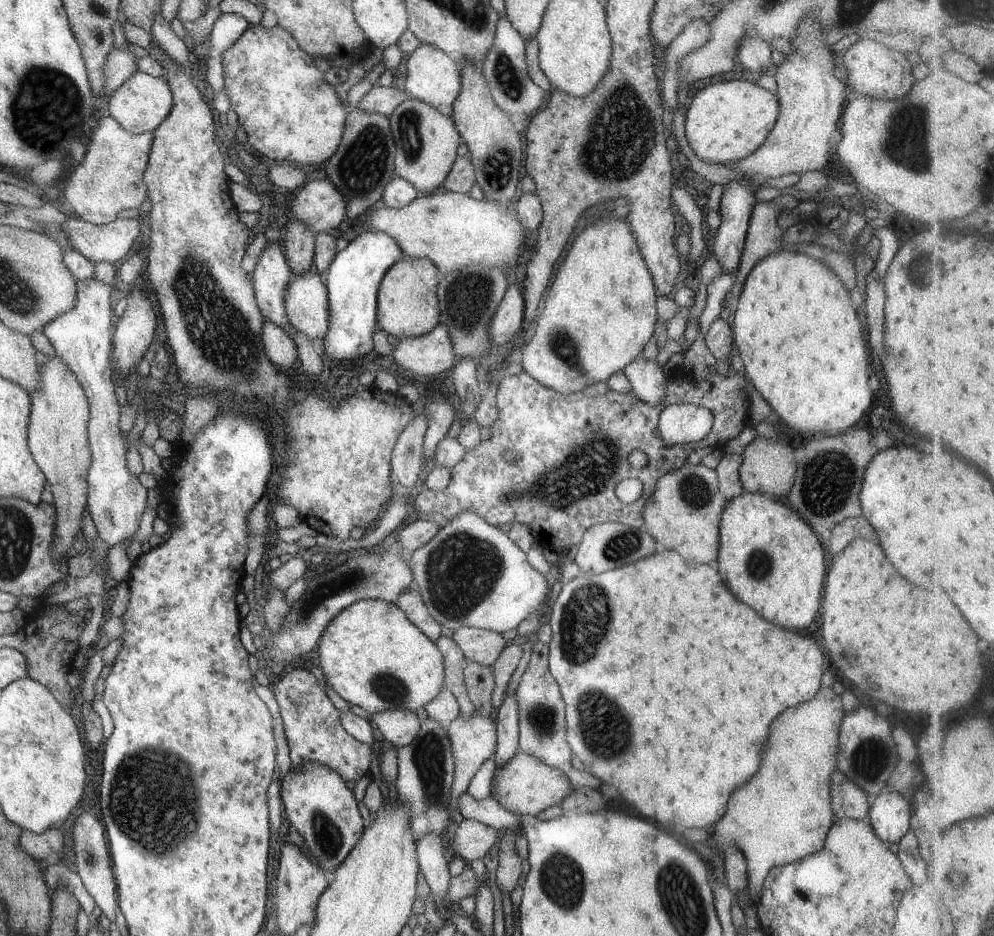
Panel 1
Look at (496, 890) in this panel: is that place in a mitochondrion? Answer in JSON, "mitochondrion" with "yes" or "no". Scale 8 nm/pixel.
{"mitochondrion":"no"}

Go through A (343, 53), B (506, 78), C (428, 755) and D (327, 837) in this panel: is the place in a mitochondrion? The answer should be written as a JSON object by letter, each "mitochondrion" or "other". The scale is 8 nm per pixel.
{"A":"other","B":"mitochondrion","C":"mitochondrion","D":"mitochondrion"}

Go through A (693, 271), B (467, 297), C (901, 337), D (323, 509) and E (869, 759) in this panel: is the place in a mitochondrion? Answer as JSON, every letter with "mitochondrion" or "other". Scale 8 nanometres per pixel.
{"A":"other","B":"mitochondrion","C":"other","D":"other","E":"mitochondrion"}

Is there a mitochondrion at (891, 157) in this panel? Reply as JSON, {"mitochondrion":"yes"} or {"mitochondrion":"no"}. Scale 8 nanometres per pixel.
{"mitochondrion":"yes"}

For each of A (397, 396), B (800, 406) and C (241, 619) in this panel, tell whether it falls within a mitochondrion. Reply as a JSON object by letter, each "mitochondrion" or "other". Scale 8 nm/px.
{"A":"other","B":"other","C":"other"}

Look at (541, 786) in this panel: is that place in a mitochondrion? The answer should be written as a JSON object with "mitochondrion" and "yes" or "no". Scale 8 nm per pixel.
{"mitochondrion":"no"}

